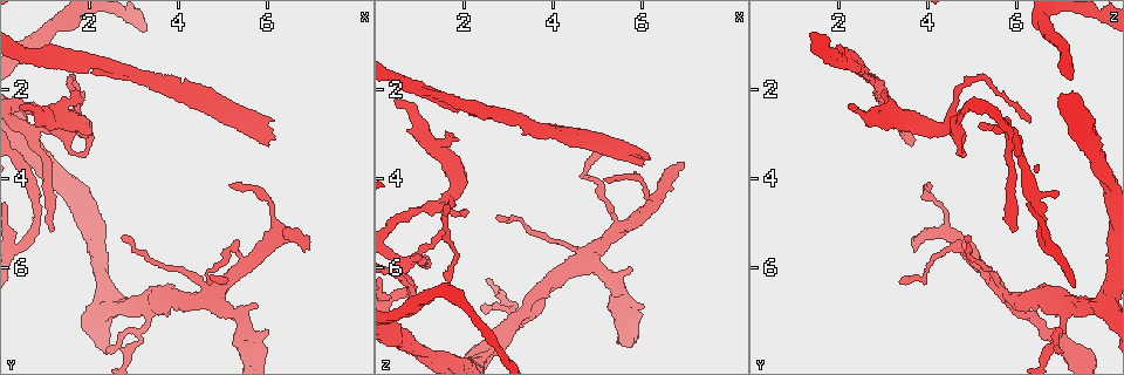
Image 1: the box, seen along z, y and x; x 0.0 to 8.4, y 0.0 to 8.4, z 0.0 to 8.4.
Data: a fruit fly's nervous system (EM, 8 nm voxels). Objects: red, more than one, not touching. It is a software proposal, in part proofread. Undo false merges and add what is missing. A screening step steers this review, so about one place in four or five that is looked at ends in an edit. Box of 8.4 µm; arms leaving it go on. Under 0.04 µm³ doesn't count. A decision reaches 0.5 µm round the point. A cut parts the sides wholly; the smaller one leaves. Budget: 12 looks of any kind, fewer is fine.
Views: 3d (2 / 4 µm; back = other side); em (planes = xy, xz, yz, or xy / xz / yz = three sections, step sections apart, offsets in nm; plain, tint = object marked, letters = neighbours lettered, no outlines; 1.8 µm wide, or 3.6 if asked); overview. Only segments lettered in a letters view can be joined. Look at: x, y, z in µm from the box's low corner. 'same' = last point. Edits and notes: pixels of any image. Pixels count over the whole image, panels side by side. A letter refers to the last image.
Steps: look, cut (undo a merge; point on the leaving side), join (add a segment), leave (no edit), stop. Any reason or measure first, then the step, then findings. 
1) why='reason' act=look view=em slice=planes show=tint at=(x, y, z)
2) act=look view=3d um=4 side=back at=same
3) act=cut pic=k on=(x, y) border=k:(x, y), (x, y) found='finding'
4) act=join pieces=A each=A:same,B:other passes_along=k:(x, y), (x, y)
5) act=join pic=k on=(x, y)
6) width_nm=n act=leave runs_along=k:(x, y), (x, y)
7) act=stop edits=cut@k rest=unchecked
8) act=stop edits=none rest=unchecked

act=look view=em slice=planes show=letters at=(1.20, 5.15, 6.00)

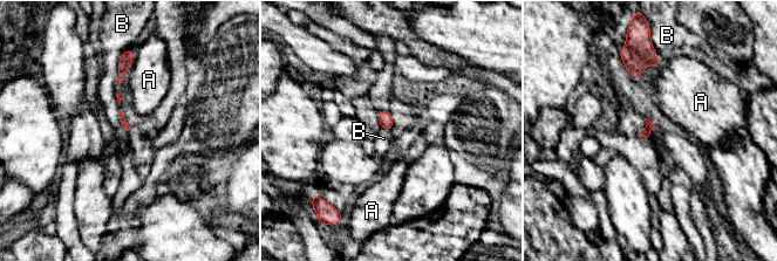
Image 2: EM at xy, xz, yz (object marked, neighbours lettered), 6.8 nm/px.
longest_contact=B:260nm act=leave each=A:other,B:other found='none of them fits'

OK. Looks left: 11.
why='calibre changes' act=look view=em slice=yz step=4 show=letters at=(1.50, 2.85, 4.50)

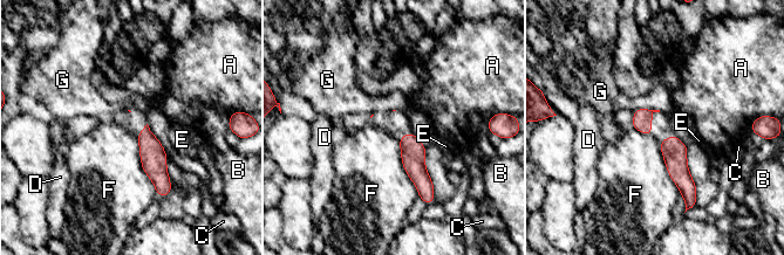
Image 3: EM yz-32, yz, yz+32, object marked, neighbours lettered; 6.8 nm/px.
width_nm=130 act=leave each=A:other,B:other,C:other,D:other,E:other,F:other,G:other border=3:(136, 137), (142, 169), (157, 193) found='continuous, no second cell'

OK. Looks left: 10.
why='an open end' act=look view=em slice=planes show=plain at=(1.65, 2.00, 2.95)

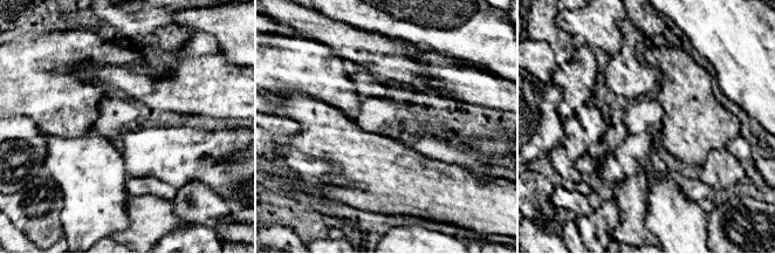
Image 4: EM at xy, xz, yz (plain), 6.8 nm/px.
act=look view=em slice=planes show=letters at=same

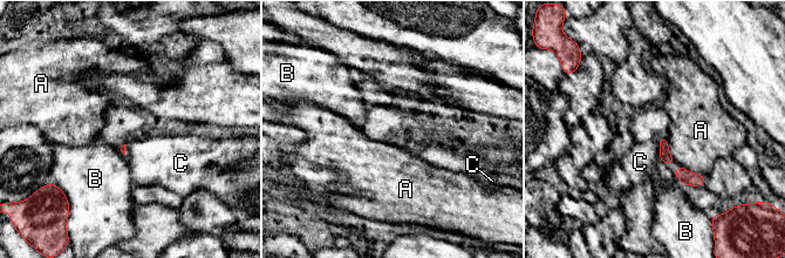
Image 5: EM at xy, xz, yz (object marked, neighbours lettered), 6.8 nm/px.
act=leave each=A:other,B:other,C:other border=5:(657, 143), (661, 158) found='none of them fits'

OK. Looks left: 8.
why='an open end' act=look view=3d um=4 at=(6.15, 3.15, 3.50)

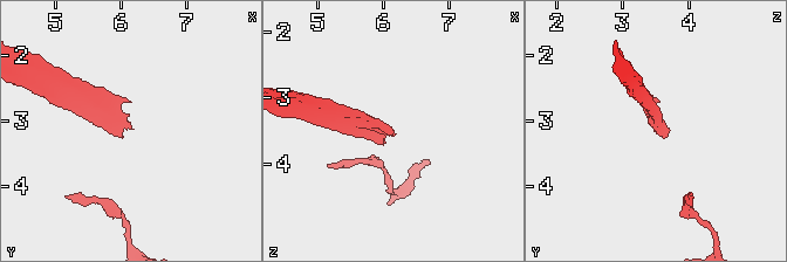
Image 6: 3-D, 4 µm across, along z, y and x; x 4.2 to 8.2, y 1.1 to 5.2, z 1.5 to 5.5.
why='now the EM' act=look view=em um=3.6 slice=planes show=letters at=(6.15, 3.10, 3.55)

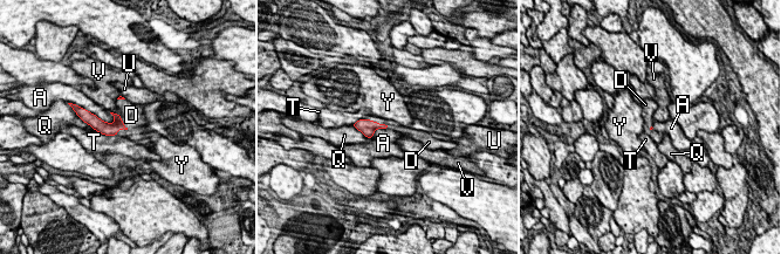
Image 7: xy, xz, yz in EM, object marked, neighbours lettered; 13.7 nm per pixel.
act=join pieces=D each=A:other,D:same,Q:other,T:other,U:other,V:other,Y:other found='the cell continues'

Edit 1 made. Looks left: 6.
why='branch stops here' act=look view=em slice=planes show=plain at=(6.90, 5.55, 3.75)

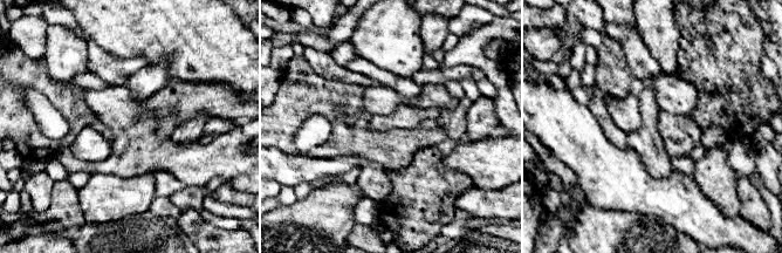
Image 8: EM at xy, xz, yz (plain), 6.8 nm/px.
act=look view=em slice=planes show=tint at=same

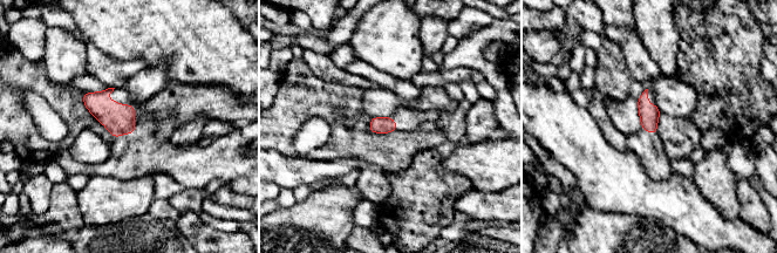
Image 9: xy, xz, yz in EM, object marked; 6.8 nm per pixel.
why='see the neighbours' act=look view=em slice=planes show=letters at=same

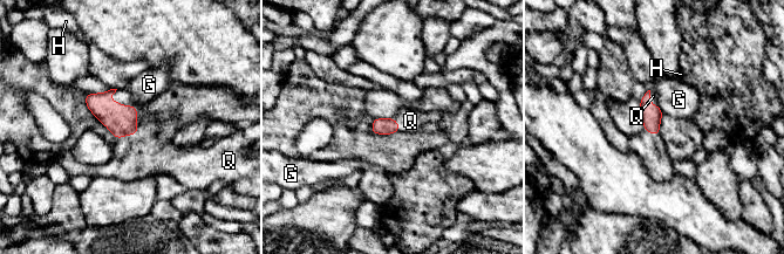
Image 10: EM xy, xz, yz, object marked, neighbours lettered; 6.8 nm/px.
longest_contact=Q:360nm act=join pieces=Q each=G:other,H:other,Q:same passes_along=10:(121, 121), (133, 107), (147, 139) found='the cell continues'

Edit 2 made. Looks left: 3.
act=stop edits=join@7,join@10 rest=unchecked

